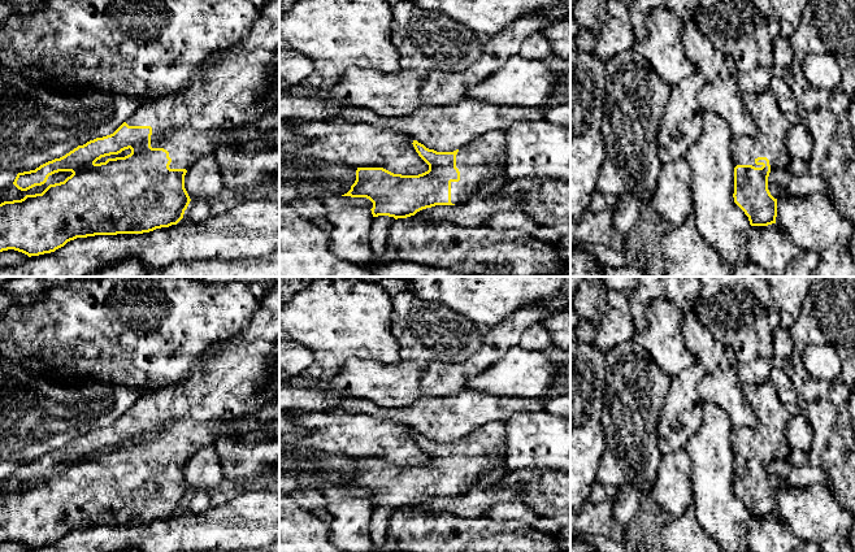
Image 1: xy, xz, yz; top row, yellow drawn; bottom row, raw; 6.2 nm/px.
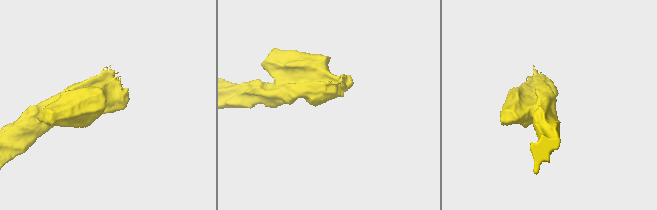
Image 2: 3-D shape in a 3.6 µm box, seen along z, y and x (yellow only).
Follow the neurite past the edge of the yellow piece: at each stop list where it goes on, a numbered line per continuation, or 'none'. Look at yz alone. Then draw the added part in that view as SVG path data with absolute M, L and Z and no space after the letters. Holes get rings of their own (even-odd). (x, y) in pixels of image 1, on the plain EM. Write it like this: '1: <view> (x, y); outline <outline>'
1: yz (772, 414); outline M768 381L760 386L743 387L743 391L758 417L758 426L755 429L733 427L734 456L761 458L763 456L756 456L755 451L767 448L771 462L787 458L791 452L786 440L786 423L790 413L778 397L776 388Z

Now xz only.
1: xz (485, 448); outline M491 422L461 438L456 445L460 471L451 473L451 494L465 495L481 486L481 477L505 464L505 423Z

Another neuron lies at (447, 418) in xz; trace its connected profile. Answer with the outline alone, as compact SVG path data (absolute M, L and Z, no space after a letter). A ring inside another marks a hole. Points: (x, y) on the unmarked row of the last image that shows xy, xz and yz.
M464 388L453 396L416 400L409 407L386 409L369 400L346 399L331 413L366 413L409 425L437 443L453 443L486 423L503 422L517 412L544 410L541 399L502 396L482 390Z

